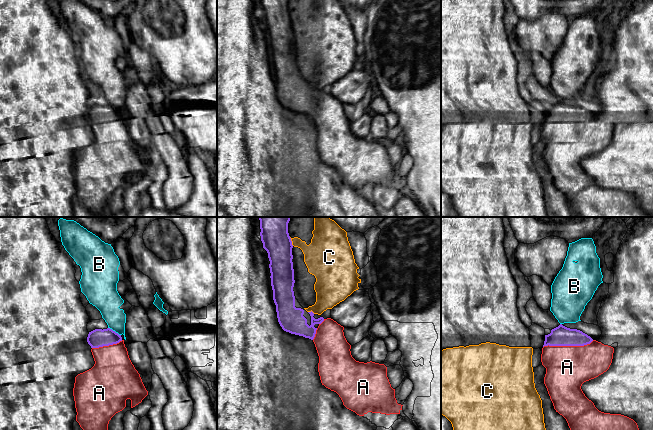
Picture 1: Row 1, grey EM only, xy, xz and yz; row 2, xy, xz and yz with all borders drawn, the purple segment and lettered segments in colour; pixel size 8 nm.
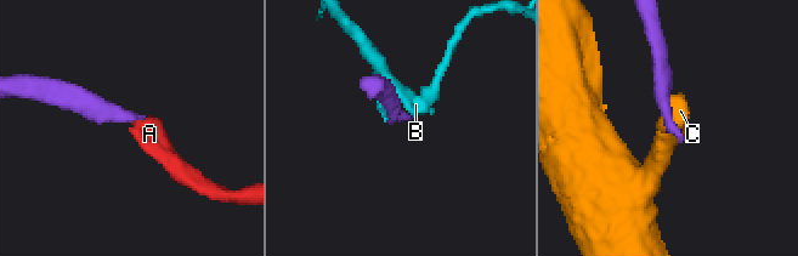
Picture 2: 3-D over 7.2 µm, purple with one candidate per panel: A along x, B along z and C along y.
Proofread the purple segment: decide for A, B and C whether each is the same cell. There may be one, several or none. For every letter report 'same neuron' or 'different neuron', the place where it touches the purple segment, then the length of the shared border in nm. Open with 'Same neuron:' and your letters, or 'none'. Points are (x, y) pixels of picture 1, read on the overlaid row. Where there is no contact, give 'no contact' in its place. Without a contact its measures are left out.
Same neuron: A
A: same neuron | yz (568, 345) | 420 nm
B: different neuron | xy (114, 331) | 120 nm
C: different neuron | xz (291, 241) | 80 nm

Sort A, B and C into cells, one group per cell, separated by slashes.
A / B / C

